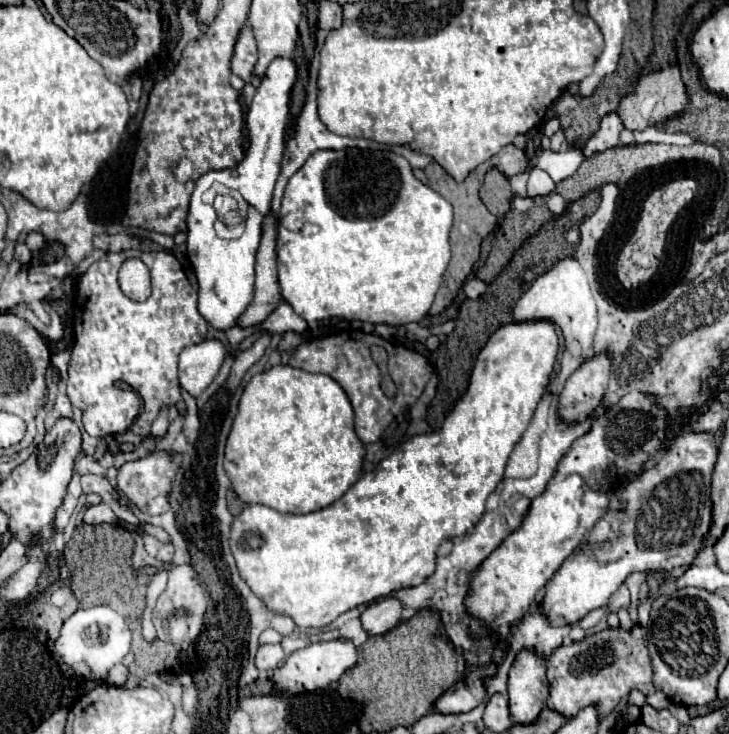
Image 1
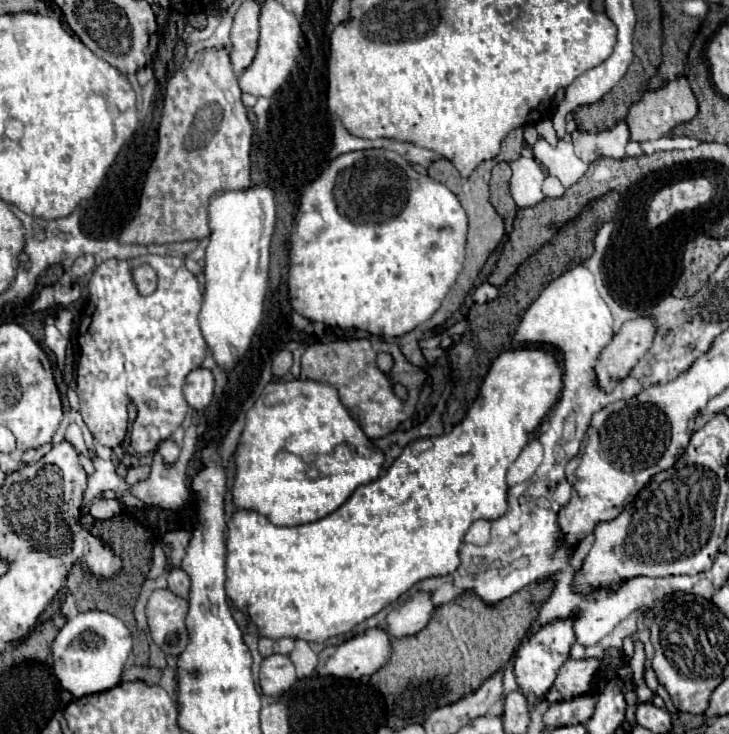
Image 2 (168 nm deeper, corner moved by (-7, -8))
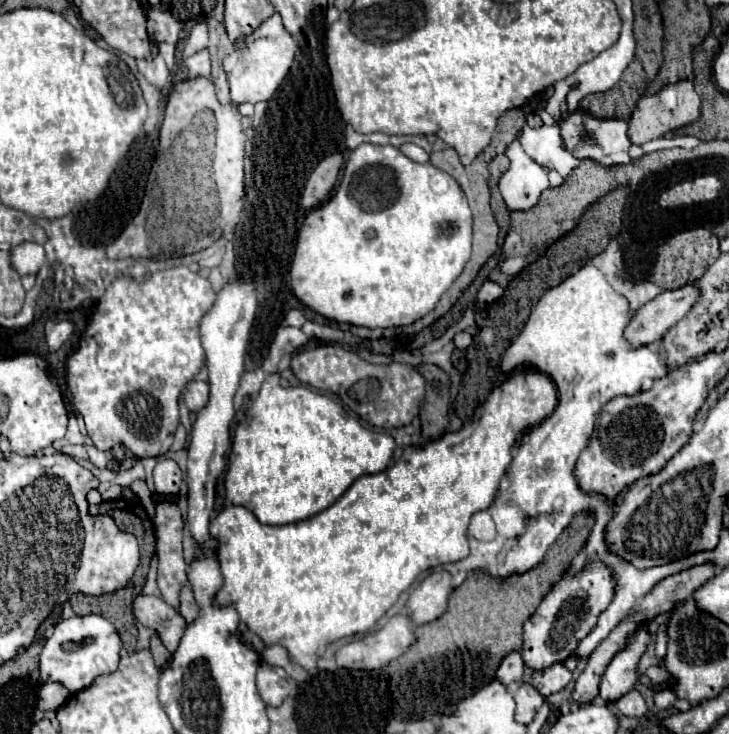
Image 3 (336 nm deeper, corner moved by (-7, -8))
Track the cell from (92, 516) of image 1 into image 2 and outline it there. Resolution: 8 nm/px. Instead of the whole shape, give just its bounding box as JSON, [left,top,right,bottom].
[90,500,122,520]

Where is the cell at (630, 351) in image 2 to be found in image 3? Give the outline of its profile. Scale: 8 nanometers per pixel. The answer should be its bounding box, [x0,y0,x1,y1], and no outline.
[626,284,700,346]

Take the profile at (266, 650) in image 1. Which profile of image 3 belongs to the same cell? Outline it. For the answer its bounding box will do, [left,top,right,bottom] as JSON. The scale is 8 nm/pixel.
[256,662,296,706]

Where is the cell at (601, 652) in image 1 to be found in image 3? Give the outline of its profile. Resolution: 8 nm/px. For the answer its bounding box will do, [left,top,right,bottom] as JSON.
[530,662,572,696]

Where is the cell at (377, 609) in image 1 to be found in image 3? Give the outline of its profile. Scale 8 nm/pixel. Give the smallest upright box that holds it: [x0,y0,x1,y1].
[406,570,452,626]

